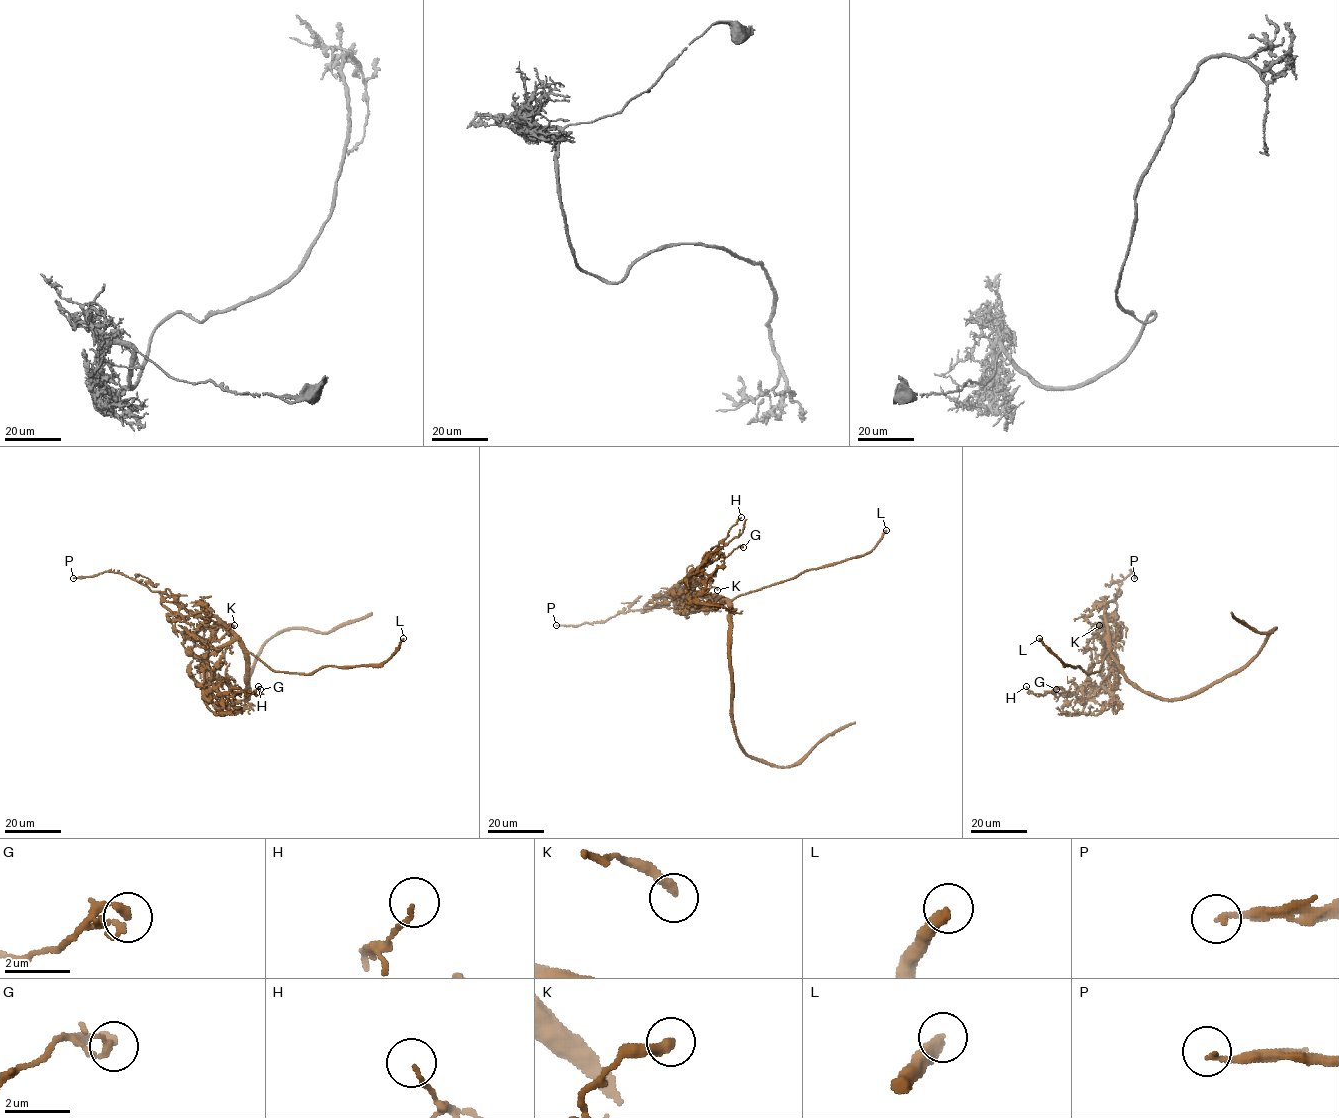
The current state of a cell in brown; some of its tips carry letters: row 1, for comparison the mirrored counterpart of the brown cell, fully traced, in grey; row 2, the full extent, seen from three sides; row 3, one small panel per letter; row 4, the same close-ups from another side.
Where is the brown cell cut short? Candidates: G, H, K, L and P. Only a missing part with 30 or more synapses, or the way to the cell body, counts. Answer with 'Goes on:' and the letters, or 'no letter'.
Goes on: L, P

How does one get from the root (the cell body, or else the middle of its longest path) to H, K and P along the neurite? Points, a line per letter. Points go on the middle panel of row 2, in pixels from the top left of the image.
H: (730, 640), (730, 606), (720, 596), (693, 596), (689, 600), (687, 580), (741, 517)
K: (730, 640), (730, 606), (725, 602), (697, 594), (684, 596), (680, 600), (687, 605), (710, 586), (717, 590)
P: (730, 640), (730, 606), (698, 596), (662, 596), (652, 600), (643, 611), (620, 613), (601, 622), (556, 625)

